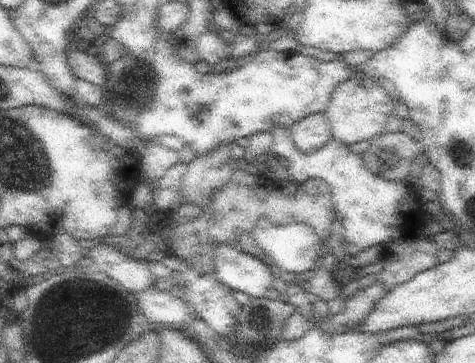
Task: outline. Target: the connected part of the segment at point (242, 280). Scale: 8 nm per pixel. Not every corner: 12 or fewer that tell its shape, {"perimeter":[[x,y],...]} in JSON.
{"perimeter":[[218,244],[212,276],[264,298],[275,276],[263,260]]}

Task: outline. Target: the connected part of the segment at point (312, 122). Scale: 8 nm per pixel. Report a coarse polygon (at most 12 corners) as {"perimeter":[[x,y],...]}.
{"perimeter":[[325,113],[292,125],[294,144],[307,155],[333,134]]}

